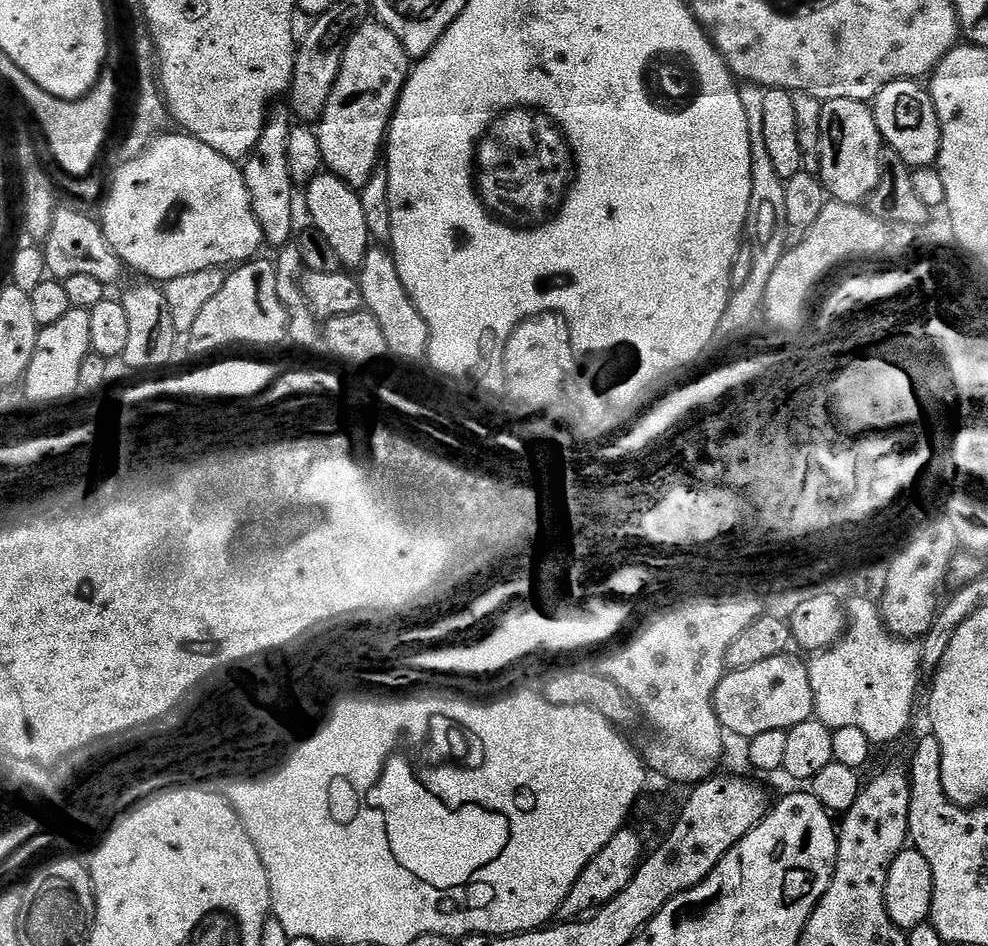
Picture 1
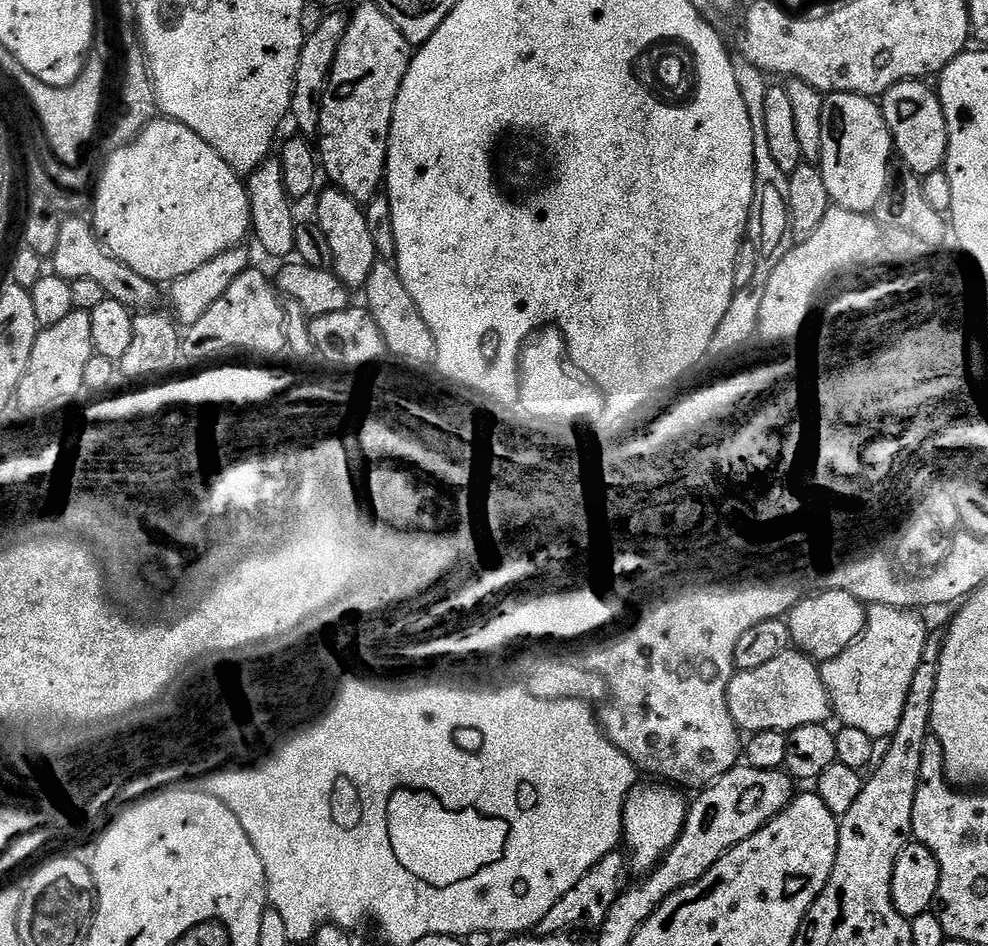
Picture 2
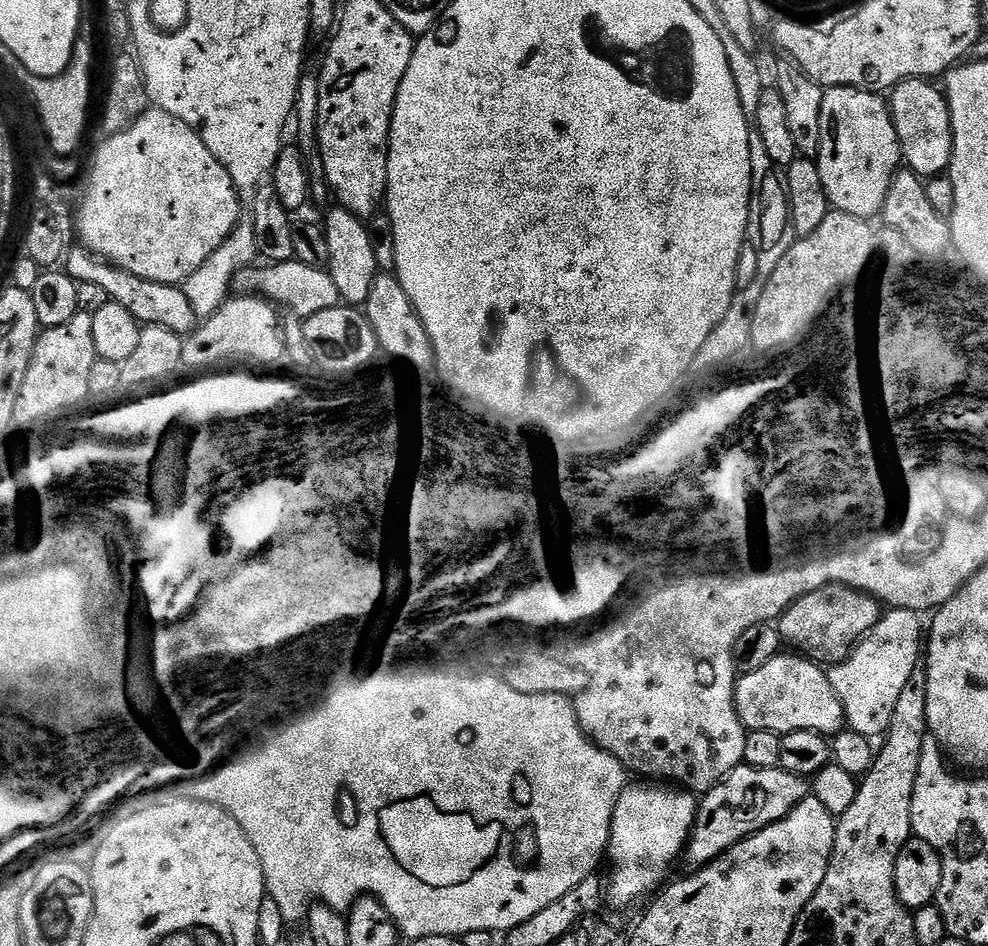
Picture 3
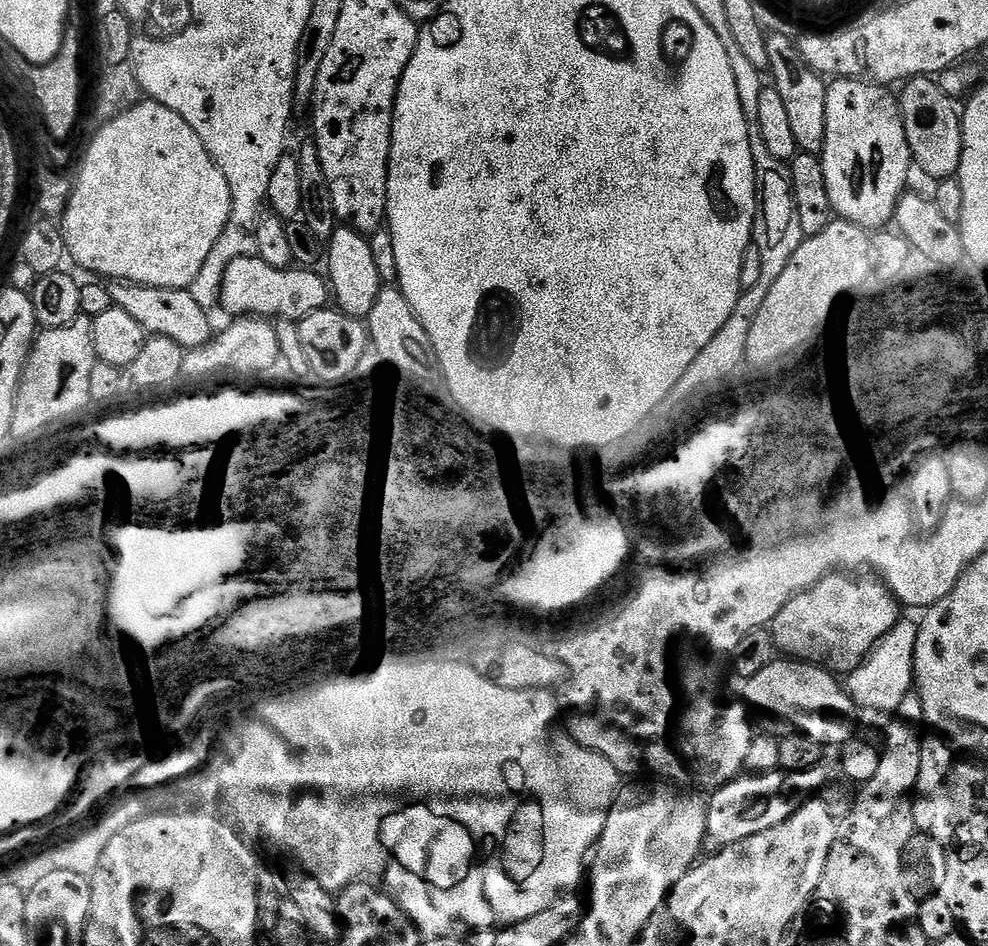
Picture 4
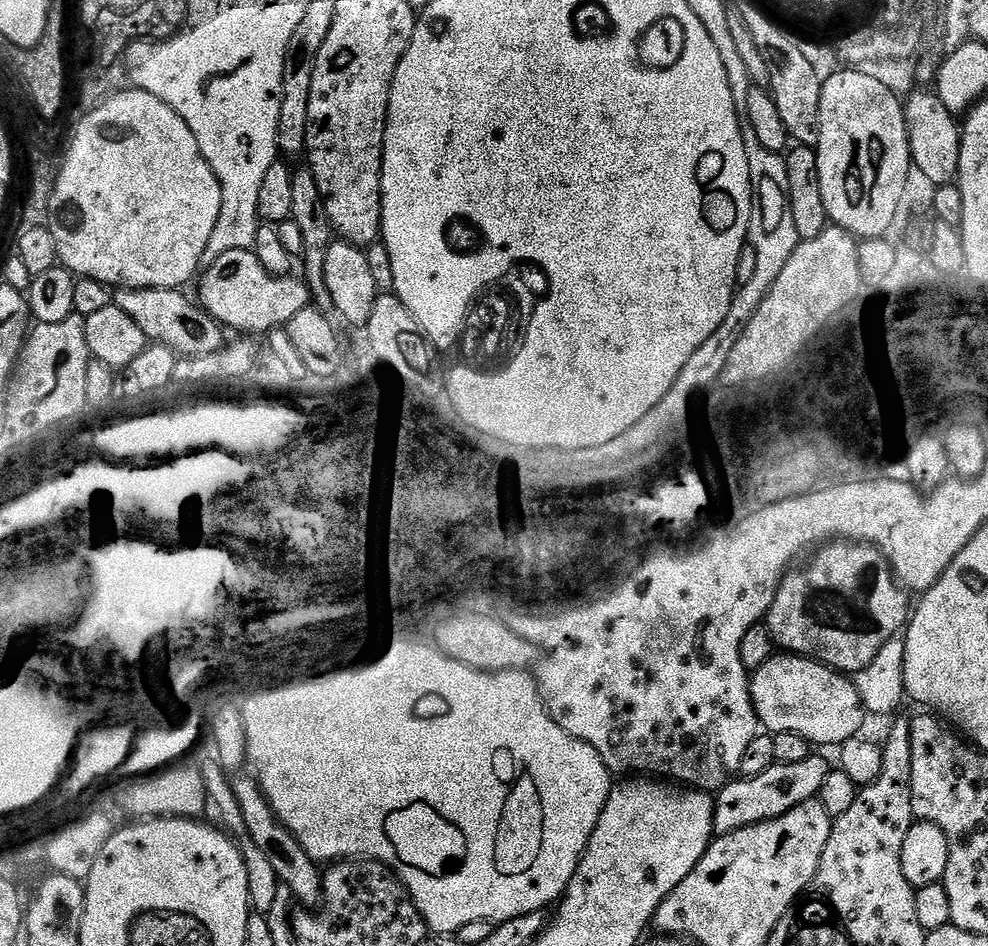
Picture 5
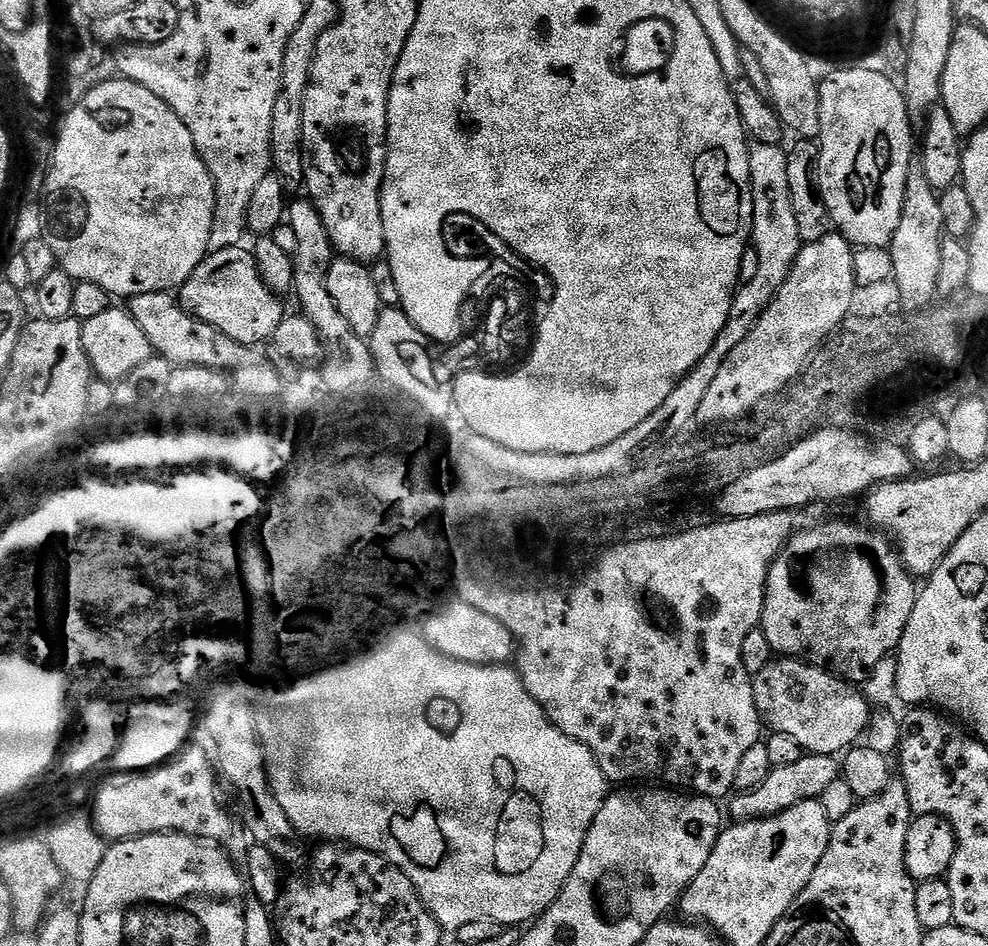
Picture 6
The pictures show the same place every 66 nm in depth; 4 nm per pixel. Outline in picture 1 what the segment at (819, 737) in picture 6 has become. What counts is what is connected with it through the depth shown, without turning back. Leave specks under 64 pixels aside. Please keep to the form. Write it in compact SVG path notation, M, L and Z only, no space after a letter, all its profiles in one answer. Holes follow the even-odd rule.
M792 654L766 658L750 670L728 672L716 688L714 702L720 725L725 733L751 738L766 730L785 730L798 726L814 716L814 694L810 690L807 663L795 660Z

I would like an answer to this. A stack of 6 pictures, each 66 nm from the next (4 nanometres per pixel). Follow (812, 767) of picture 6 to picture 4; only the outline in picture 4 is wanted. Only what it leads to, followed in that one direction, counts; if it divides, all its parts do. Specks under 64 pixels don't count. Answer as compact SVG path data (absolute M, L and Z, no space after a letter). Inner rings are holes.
M826 768L741 774L726 786L715 789L708 800L703 851L708 854L721 852L726 846L734 846L734 842L742 842L742 838L762 834L762 830L770 830L770 826L786 822L786 818L793 816L828 783L830 773Z

